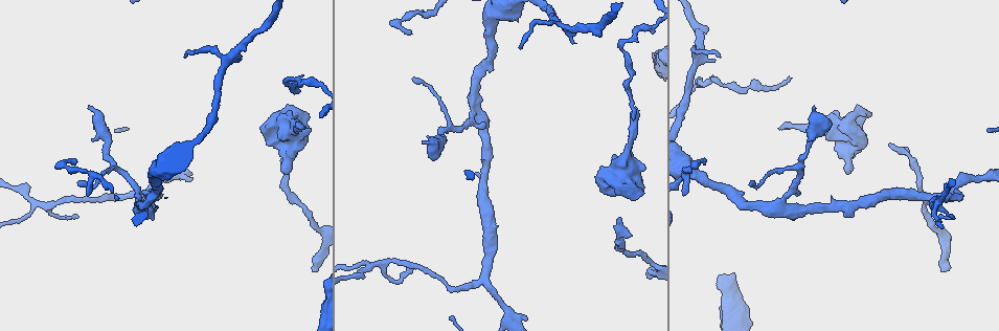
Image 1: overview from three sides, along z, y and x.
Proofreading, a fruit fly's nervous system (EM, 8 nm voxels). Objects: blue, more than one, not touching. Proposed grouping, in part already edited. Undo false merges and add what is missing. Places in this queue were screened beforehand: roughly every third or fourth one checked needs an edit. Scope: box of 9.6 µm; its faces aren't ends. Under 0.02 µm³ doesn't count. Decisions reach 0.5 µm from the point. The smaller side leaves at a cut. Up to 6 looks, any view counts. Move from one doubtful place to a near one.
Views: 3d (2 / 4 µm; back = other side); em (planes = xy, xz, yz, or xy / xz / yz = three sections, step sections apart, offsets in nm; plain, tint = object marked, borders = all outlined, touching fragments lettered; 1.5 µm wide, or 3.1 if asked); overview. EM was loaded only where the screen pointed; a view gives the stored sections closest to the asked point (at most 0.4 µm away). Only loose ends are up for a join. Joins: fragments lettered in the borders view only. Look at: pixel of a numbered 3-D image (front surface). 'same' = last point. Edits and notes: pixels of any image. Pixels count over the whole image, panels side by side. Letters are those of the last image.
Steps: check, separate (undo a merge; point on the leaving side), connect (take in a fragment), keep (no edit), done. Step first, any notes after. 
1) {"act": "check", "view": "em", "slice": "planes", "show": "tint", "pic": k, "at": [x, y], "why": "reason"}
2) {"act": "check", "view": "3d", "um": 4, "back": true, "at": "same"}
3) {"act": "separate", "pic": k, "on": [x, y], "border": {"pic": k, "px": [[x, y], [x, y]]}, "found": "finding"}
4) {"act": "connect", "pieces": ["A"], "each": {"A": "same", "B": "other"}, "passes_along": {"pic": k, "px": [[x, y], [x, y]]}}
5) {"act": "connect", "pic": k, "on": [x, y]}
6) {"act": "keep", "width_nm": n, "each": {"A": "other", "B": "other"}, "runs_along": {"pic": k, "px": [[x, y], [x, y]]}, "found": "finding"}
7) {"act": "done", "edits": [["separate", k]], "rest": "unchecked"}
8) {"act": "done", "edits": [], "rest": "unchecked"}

{"act": "check", "view": "3d", "um": 4, "pic": 1, "at": [814, 106], "why": "branch stops here"}

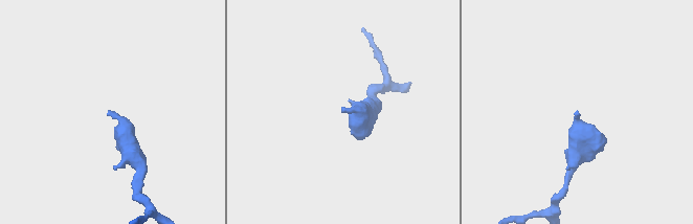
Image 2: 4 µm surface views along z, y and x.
{"act": "check", "view": "em", "slice": "planes", "show": "borders", "pic": 2, "at": [341, 112], "why": "need the tissue"}

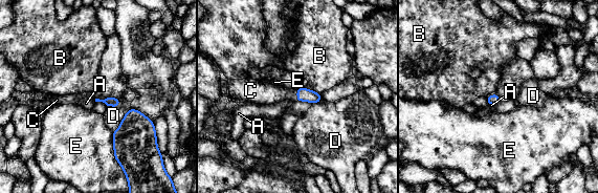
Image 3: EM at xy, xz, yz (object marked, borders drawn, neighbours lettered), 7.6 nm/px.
{"act": "connect", "pieces": ["C"], "longest_contact_nm": ["E", 300], "each": {"A": "other", "B": "other", "C": "same", "D": "other", "E": "other"}, "passes_along": {"pic": 3, "px": [[305, 94], [297, 94], [265, 93]]}, "found": "it goes on there"}

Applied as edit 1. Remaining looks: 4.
{"act": "check", "view": "overview", "why": "redraw"}

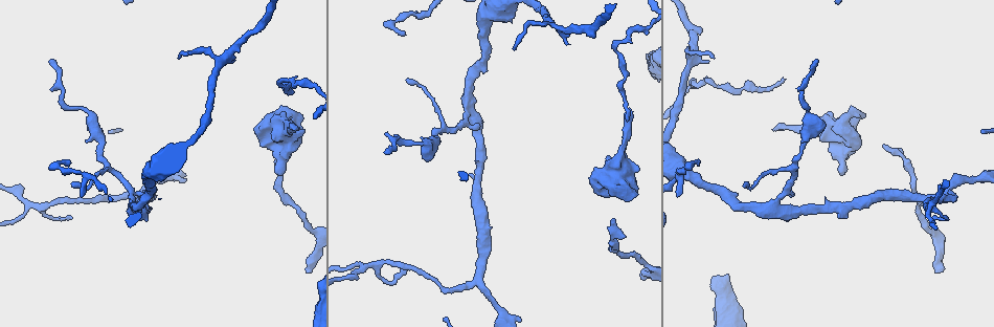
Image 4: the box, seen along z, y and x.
{"act": "check", "view": "em", "slice": "planes", "show": "borders", "pic": 4, "at": [943, 270], "why": "branch stops here"}

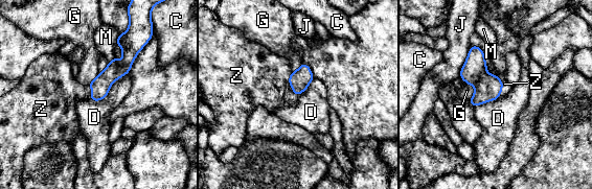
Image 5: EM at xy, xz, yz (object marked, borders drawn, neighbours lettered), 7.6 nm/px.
{"act": "connect", "pieces": ["Z"], "each": {"C": "other", "D": "other", "G": "other", "J": "other", "M": "other", "Z": "same"}, "passes_along": {"pic": 5, "px": [[299, 80], [290, 76], [257, 76]]}, "found": "it goes on there"}

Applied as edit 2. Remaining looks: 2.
{"act": "done", "edits": [["connect", 3], ["connect", 5]], "rest": "unchecked"}

